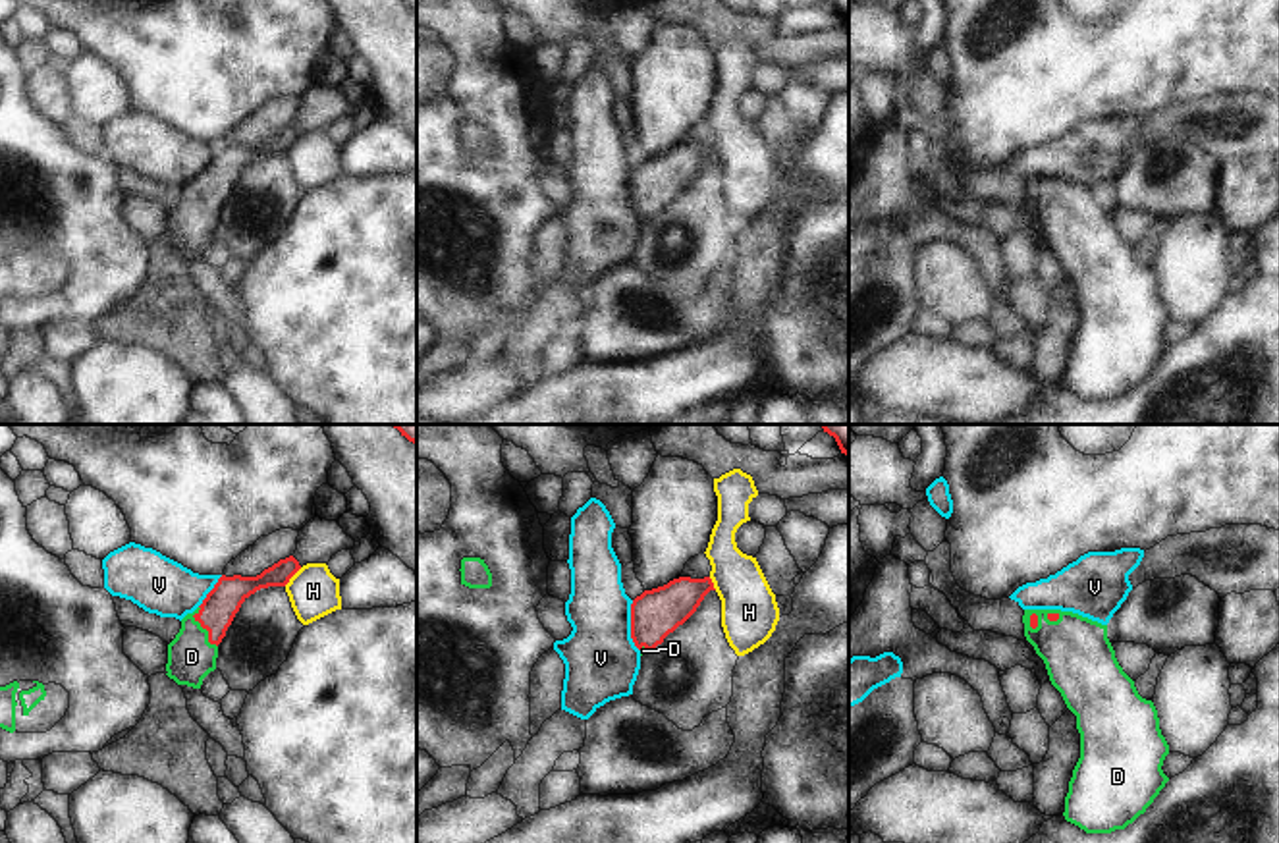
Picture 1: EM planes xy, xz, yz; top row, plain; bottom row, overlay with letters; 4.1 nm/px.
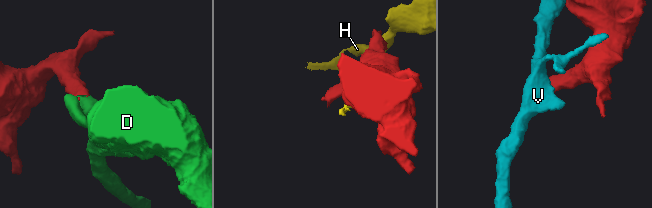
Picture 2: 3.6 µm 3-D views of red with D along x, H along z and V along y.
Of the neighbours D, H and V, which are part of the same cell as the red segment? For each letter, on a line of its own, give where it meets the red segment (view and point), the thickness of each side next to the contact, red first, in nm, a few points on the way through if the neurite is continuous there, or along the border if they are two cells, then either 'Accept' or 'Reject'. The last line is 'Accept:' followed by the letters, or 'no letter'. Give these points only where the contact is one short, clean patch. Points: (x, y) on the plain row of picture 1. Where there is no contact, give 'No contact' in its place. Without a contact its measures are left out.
D: Touches red at xy (203, 195). Thickness 150 nm (red) against 190 nm. Path across: xy (222, 170), (203, 195), (191, 224). Accept
H: Touches red at xy (292, 143). Thickness 120 nm (red) against 220 nm. Boundary: xy (301, 135), (284, 153). Reject
V: Touches red at xz (631, 193). Thickness 200 nm (red) against 300 nm. Boundary: xz (631, 168), (631, 209), (639, 218). Reject
Accept: D.

